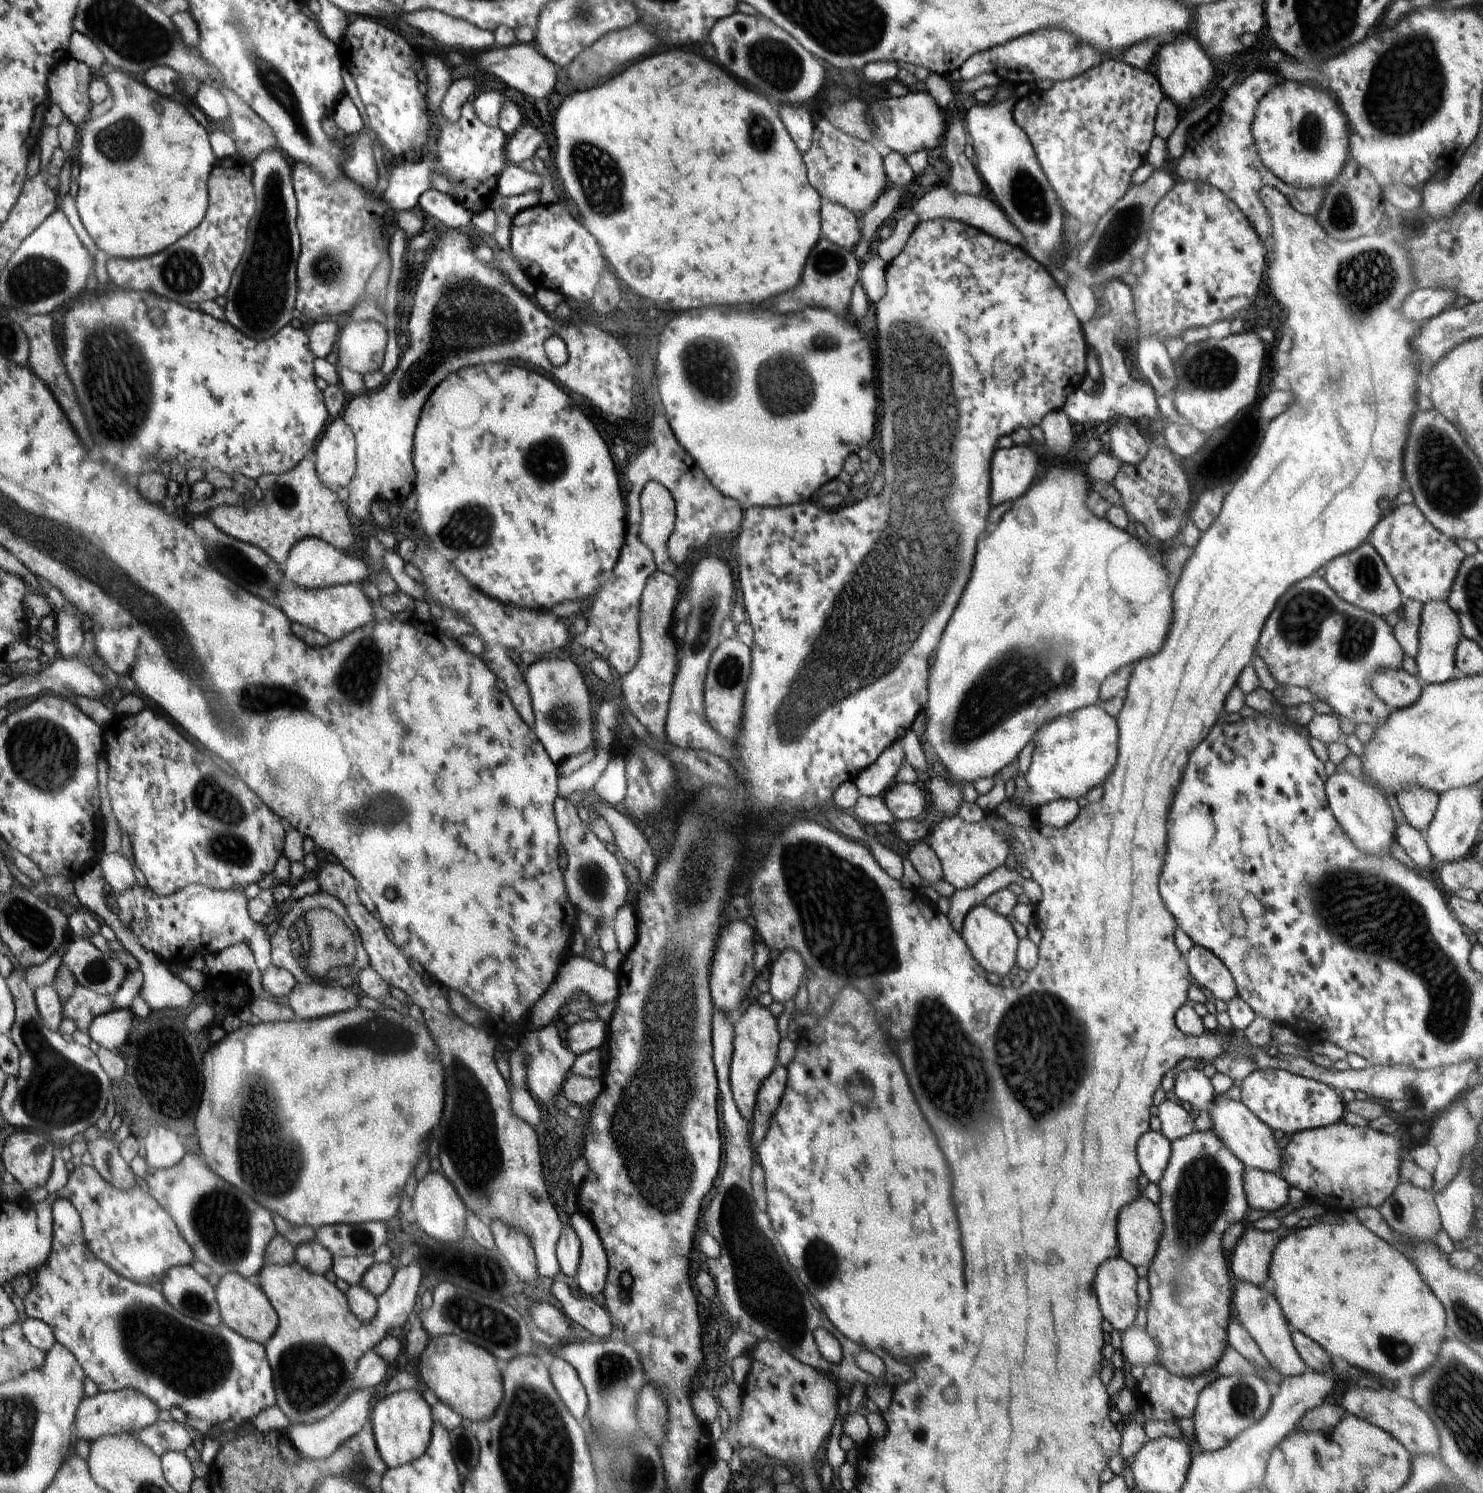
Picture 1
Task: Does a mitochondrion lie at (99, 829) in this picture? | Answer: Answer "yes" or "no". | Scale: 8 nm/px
no

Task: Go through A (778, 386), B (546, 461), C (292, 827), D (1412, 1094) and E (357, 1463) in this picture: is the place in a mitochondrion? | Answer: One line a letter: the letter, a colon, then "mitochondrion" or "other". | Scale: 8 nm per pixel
A: mitochondrion
B: mitochondrion
C: other
D: mitochondrion
E: mitochondrion

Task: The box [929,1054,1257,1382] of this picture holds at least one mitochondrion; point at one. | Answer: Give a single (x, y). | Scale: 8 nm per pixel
(1201, 1190)

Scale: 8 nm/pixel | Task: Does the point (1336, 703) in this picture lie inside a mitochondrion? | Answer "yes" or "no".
no

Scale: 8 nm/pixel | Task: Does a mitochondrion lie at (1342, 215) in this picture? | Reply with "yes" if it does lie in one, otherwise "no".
yes

